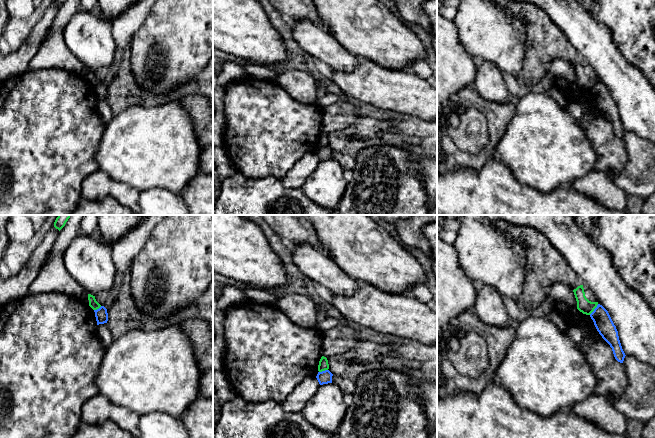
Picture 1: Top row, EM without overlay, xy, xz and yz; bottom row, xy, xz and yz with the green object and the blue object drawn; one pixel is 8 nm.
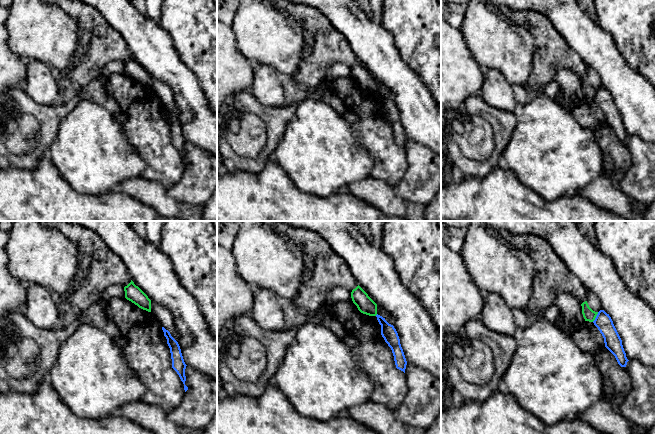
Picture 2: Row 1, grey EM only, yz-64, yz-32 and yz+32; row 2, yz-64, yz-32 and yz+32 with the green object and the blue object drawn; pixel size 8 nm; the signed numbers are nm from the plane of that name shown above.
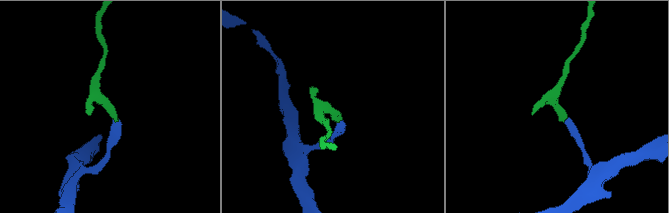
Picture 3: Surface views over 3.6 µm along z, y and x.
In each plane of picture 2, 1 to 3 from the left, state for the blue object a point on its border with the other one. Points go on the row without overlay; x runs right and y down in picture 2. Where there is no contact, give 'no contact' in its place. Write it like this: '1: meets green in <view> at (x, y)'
1: no contact
2: no contact
3: meets green in yz+32 at (595, 93)

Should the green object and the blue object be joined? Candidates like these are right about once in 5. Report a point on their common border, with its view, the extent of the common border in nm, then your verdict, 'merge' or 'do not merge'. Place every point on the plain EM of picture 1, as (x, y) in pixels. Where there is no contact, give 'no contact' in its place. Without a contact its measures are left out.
contact yz (594, 84); length 120 nm; do not merge

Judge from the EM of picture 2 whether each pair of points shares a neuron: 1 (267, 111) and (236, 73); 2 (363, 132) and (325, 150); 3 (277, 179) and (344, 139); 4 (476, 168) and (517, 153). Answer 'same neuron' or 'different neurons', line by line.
1: same neuron
2: different neurons
3: different neurons
4: different neurons

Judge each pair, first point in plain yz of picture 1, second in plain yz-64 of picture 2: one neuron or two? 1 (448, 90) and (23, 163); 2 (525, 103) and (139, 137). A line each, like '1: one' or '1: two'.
1: one
2: two

